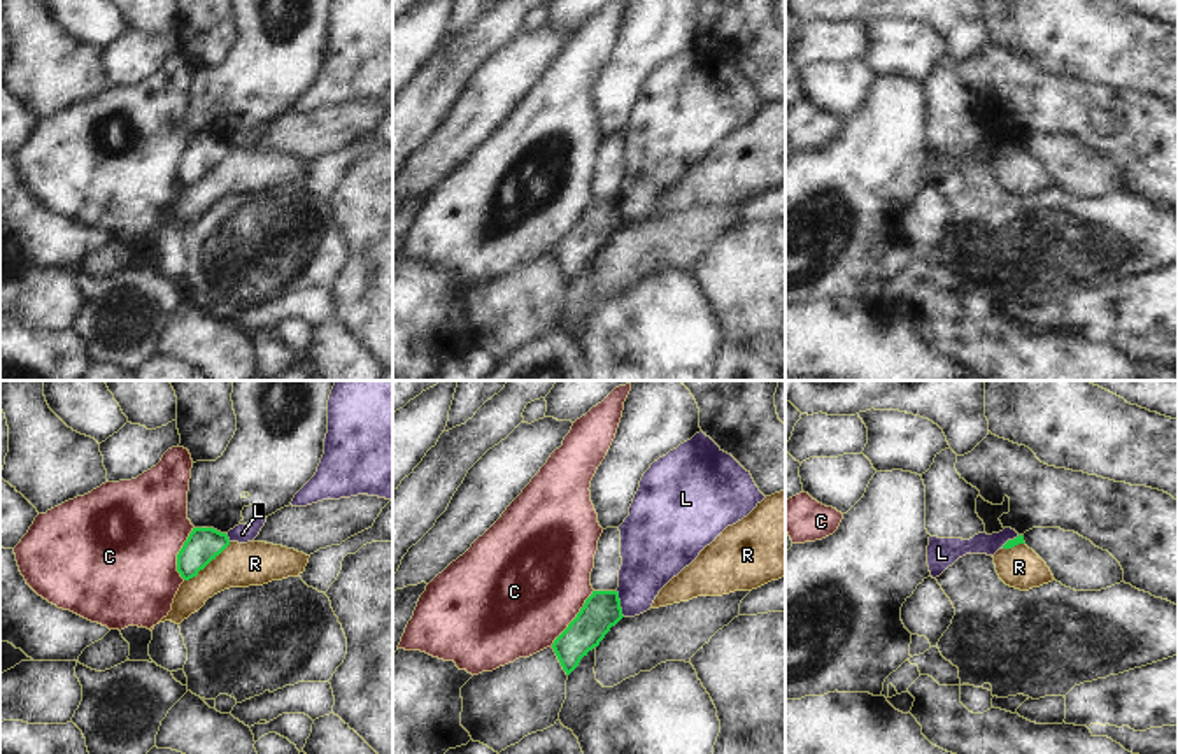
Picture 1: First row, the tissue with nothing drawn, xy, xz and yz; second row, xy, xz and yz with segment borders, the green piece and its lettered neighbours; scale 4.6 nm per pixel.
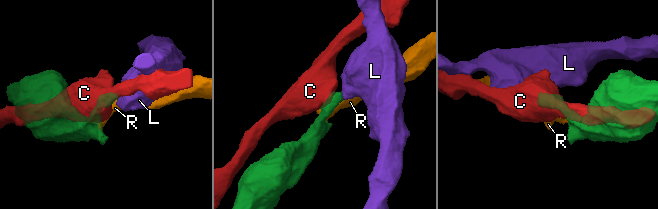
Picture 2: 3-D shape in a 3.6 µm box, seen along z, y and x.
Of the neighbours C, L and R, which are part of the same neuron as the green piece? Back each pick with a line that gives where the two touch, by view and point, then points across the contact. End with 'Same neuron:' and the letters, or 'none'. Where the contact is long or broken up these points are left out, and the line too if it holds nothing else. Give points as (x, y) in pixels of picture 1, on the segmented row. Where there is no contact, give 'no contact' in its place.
Same neuron: none

